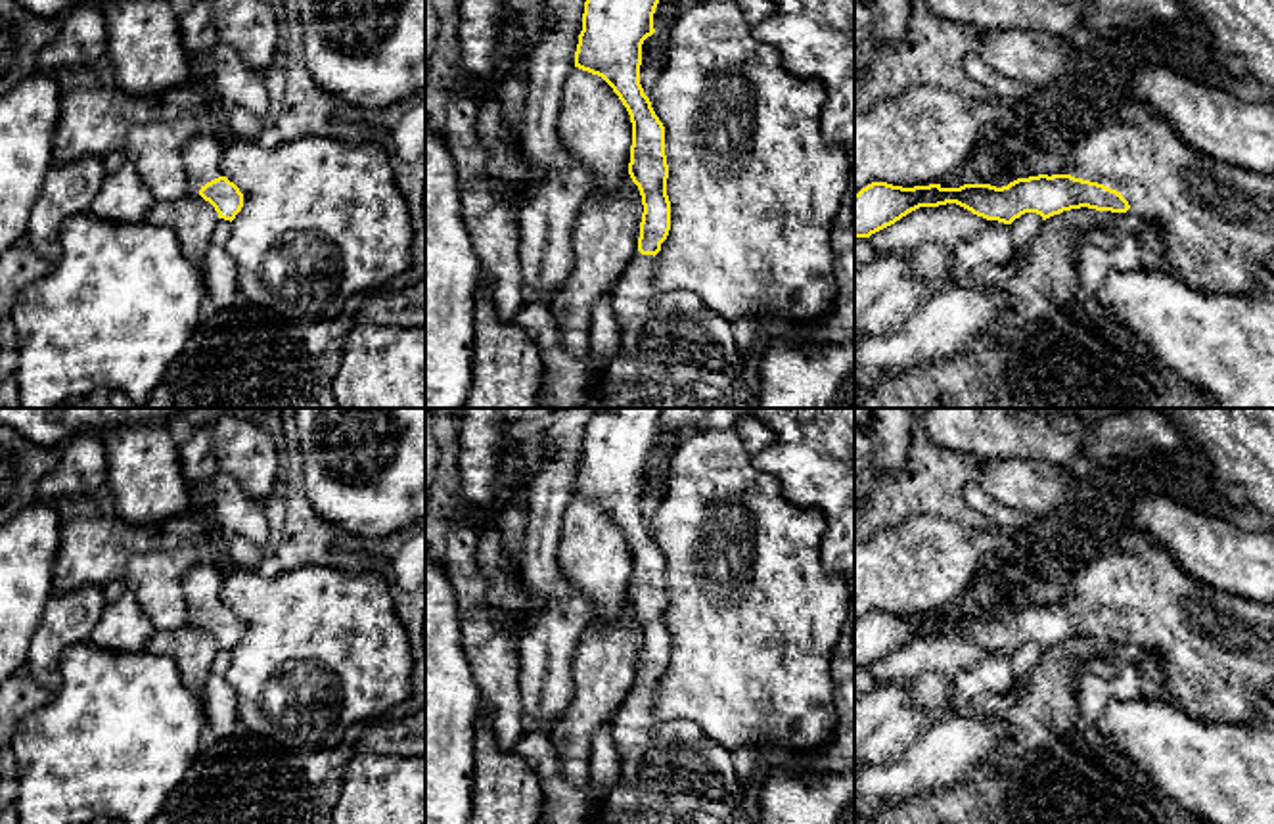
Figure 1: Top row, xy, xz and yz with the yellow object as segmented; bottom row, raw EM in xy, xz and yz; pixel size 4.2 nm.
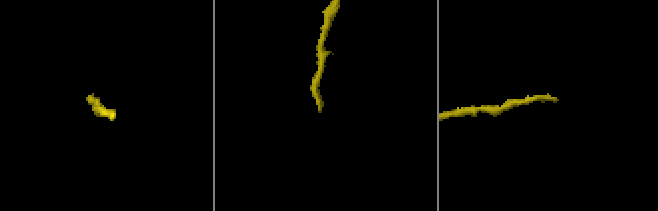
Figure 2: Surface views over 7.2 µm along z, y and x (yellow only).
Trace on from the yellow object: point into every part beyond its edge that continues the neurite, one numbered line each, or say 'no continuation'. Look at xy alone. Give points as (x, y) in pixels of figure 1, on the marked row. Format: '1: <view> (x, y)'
1: xy (202, 154)

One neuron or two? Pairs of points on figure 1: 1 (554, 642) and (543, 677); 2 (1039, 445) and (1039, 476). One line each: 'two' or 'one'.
1: one
2: two

